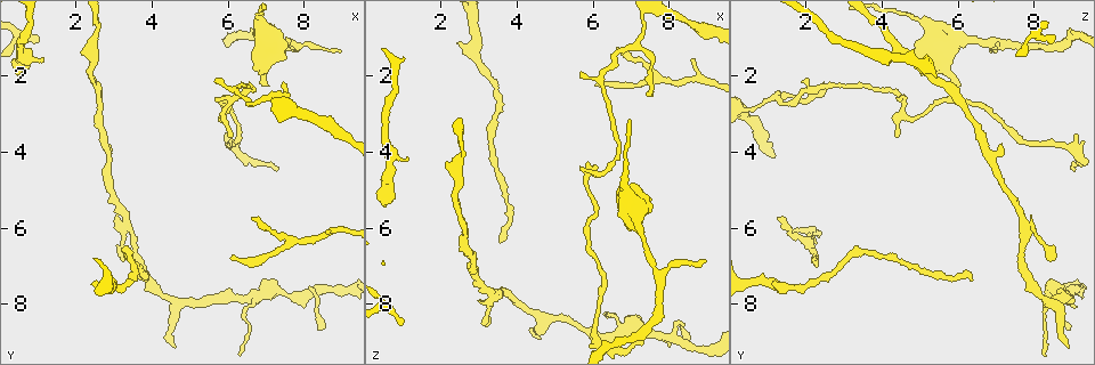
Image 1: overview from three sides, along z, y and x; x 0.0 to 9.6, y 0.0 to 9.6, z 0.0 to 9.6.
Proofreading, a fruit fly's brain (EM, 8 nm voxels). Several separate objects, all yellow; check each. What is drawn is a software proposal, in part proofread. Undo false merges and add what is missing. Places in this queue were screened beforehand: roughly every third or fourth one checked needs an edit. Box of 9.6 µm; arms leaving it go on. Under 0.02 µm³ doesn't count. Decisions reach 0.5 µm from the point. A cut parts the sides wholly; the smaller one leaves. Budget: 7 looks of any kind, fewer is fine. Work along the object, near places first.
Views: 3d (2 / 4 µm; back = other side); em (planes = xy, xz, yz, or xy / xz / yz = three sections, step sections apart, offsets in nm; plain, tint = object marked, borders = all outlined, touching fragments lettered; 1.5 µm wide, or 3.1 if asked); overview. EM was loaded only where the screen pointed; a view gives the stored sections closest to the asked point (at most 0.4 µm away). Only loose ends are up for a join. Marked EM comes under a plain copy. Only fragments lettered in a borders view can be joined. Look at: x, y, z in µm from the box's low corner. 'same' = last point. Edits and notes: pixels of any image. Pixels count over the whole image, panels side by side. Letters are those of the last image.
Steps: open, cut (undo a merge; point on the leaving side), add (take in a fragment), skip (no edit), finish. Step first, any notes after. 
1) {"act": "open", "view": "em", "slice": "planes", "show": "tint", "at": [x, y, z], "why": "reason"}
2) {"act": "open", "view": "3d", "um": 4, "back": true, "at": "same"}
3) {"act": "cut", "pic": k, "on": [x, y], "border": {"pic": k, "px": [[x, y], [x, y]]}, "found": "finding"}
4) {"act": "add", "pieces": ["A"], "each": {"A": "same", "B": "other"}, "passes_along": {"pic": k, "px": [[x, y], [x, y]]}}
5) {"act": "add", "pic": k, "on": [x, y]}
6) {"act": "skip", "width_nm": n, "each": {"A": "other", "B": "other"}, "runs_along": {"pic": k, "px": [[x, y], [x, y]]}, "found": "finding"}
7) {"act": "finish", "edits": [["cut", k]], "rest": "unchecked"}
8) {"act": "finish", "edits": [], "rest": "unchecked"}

{"act": "open", "view": "em", "slice": "xy", "step": 8, "show": "borders", "at": [2.50, 7.55, 1.15], "why": "free end"}

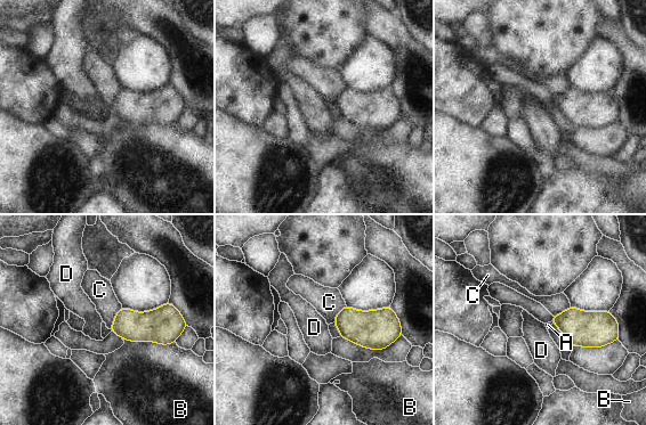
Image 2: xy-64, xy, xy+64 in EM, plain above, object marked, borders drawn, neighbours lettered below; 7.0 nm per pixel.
{"act": "skip", "each": {"A": "other", "B": "other", "C": "other", "D": "other"}, "border": {"pic": 2, "px": [[122, 337], [163, 344], [175, 342]]}, "found": "none of them fits"}

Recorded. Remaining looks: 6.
{"act": "open", "view": "em", "slice": "planes", "show": "borders", "at": [7.25, 4.50, 8.95]}

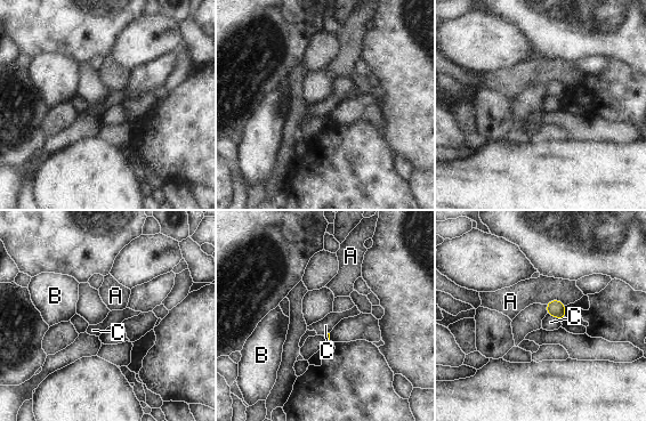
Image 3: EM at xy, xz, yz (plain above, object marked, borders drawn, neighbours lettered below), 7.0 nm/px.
{"act": "skip", "longest_contact_nm": ["A", 140], "each": {"A": "other", "B": "other", "C": "other"}, "border": {"pic": 3, "px": [[547, 313], [560, 321]]}, "found": "no lettered fragment goes on from it"}

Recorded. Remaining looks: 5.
{"act": "open", "view": "3d", "um": 4, "back": true, "at": [3.55, 7.40, 6.35]}

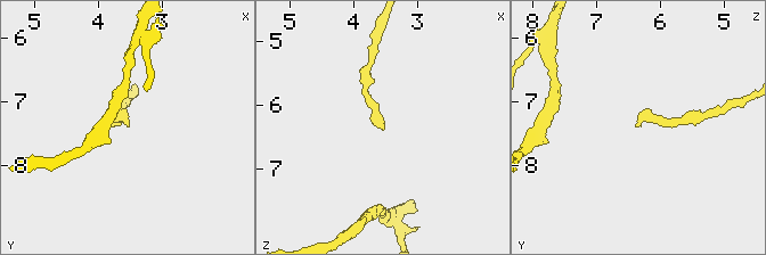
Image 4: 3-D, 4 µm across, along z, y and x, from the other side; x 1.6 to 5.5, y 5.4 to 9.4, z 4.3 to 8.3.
{"act": "open", "view": "em", "slice": "planes", "show": "tint", "at": [3.55, 7.40, 6.40]}

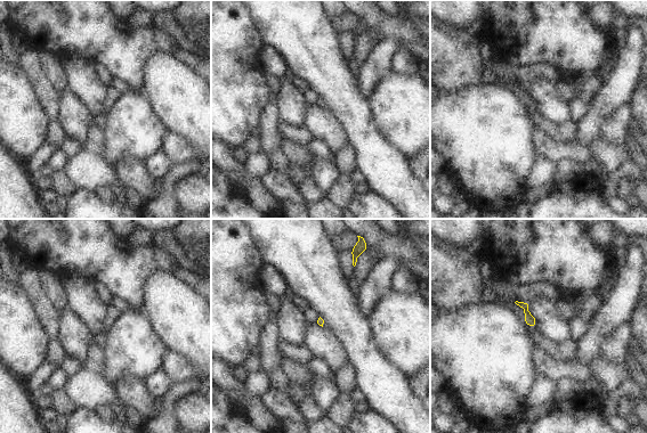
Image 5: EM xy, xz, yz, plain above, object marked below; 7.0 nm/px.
{"act": "open", "view": "em", "slice": "planes", "show": "borders", "at": "same"}

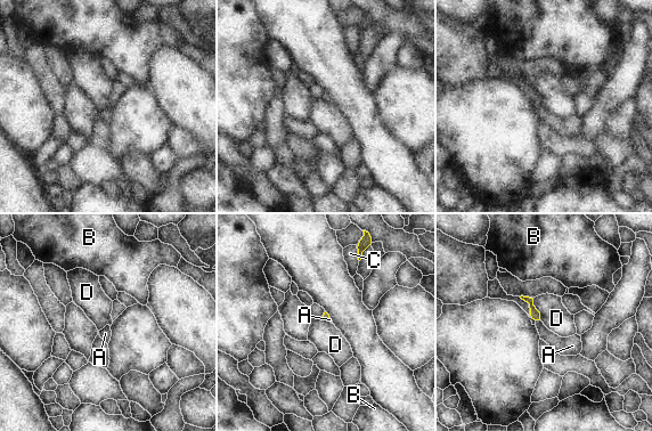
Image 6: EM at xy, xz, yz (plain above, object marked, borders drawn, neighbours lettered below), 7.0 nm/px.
{"act": "add", "pieces": ["A"], "each": {"A": "same", "B": "other", "C": "other", "D": "other"}, "found": "it goes on there"}

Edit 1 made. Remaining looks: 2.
{"act": "finish", "edits": [["add", 6]], "rest": "unchecked"}

